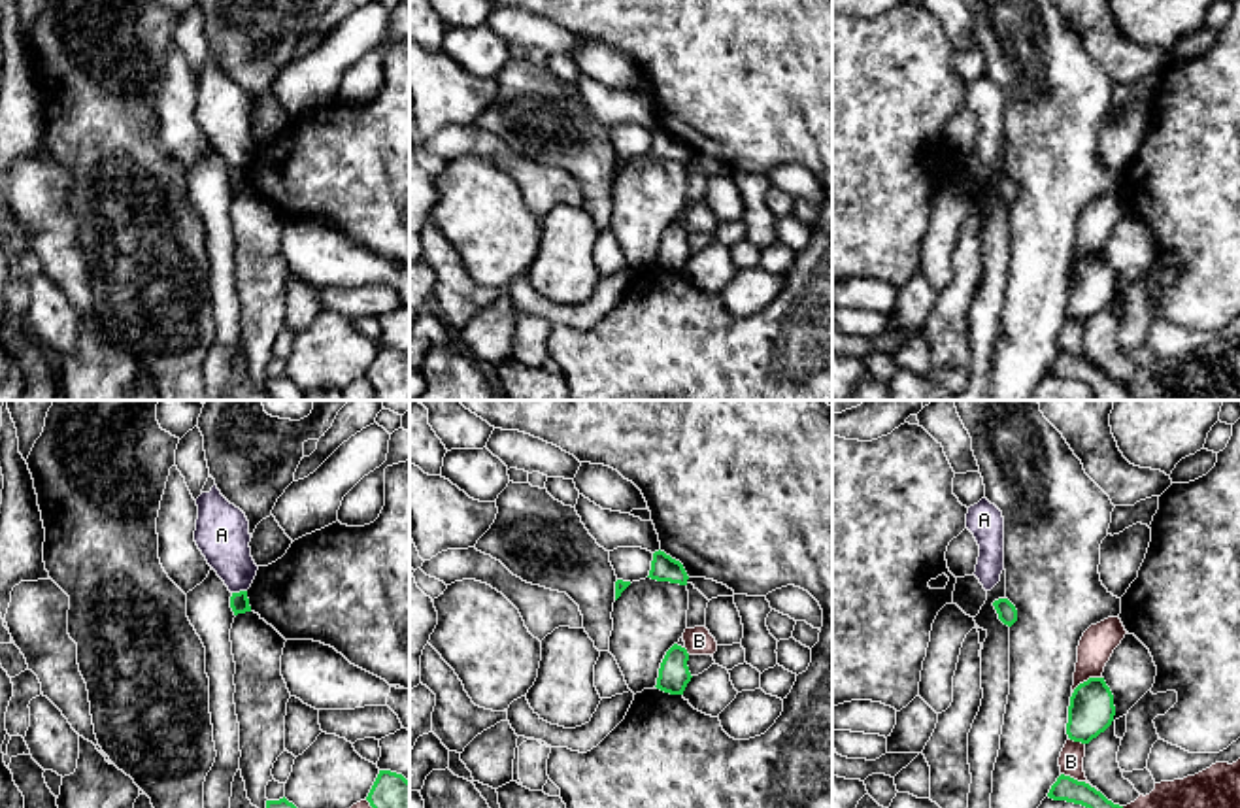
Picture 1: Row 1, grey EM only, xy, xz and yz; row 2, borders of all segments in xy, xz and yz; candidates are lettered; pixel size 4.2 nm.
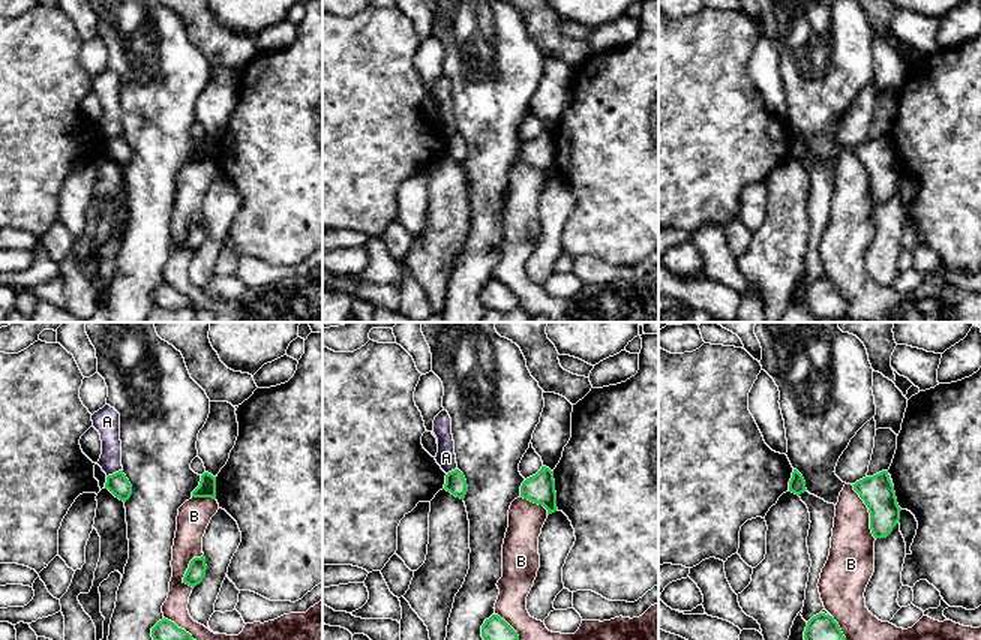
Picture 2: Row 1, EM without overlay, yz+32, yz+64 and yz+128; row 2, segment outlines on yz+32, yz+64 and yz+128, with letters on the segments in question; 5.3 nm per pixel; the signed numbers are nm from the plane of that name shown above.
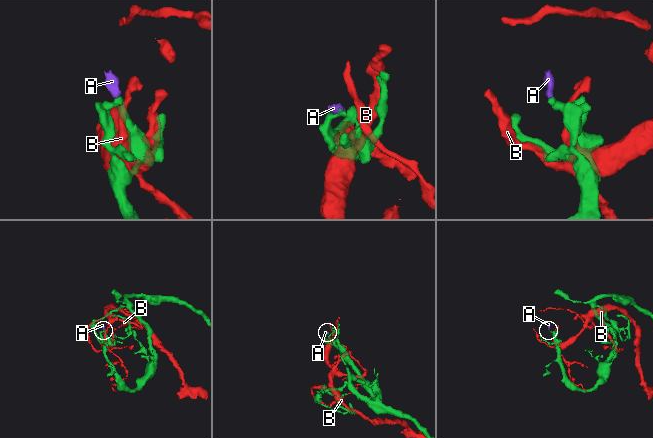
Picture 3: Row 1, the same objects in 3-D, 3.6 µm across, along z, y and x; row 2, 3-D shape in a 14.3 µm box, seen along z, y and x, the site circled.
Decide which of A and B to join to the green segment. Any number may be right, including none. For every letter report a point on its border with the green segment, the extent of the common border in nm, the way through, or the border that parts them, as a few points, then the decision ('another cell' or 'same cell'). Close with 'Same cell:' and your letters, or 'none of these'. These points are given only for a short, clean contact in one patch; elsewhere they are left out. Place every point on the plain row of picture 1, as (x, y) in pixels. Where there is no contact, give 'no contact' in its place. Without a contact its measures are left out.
A: xy (240, 168) | 70 nm | along xy (246, 167), (233, 170) | another cell
B: yz (1080, 359) | 180 nm | another cell
Same cell: none of these

